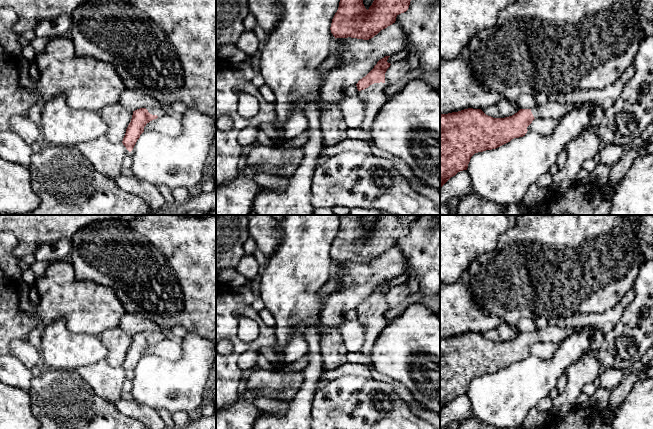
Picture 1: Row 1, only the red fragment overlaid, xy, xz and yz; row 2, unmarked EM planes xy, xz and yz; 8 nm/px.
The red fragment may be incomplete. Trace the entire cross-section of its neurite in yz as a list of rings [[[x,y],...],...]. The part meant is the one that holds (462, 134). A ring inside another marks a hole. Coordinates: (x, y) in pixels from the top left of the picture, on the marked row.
[[[548,101],[532,109],[520,109],[514,115],[505,118],[493,118],[481,109],[473,108],[440,114],[440,188],[458,172],[467,170],[470,159],[475,153],[496,149],[514,138],[525,136],[527,127],[535,118],[560,119],[582,104],[582,102]]]

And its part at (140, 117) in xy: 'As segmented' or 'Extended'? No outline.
Extended

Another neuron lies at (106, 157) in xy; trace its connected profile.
[[[101,136],[76,147],[97,172],[112,179],[123,175],[123,161],[130,153],[123,143],[113,143],[106,136]]]

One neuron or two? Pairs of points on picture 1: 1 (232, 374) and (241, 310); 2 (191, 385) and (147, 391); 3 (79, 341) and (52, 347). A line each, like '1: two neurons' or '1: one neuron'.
1: one neuron
2: one neuron
3: one neuron

